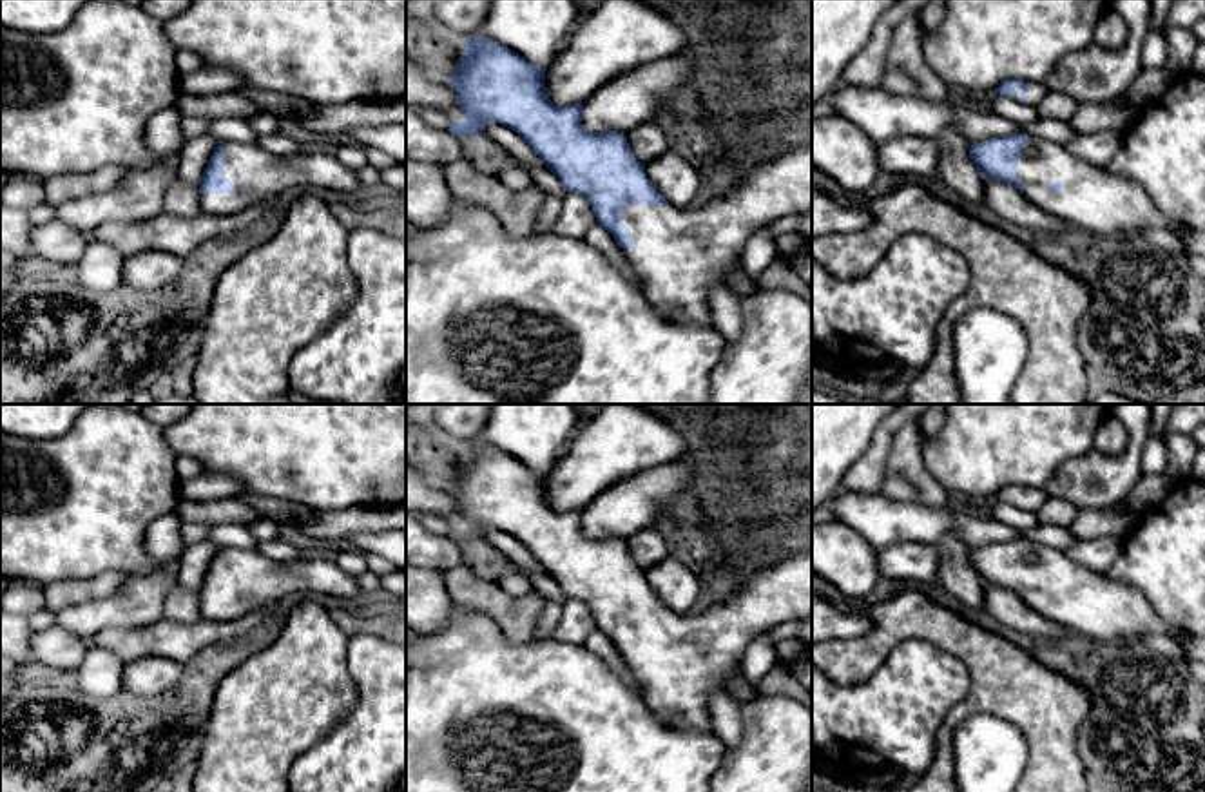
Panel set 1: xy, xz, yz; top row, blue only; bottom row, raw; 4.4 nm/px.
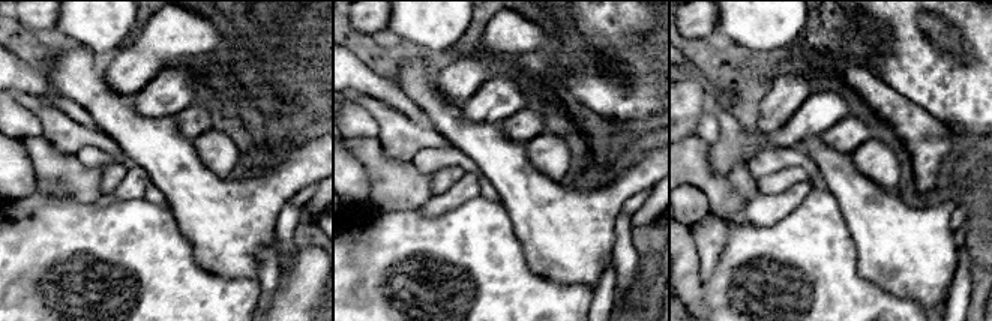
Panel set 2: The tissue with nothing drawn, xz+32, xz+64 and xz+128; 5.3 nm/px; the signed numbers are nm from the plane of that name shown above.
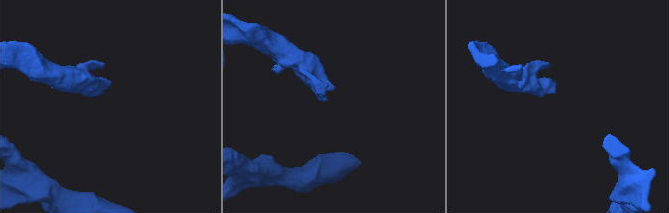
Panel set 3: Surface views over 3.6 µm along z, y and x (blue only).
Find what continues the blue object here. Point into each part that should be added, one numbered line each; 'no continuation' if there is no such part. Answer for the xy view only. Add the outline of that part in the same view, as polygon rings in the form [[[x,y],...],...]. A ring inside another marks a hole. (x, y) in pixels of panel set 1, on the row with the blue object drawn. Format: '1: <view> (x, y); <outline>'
1: xy (260, 176); [[[225,141],[225,178],[237,188],[236,194],[199,194],[201,212],[230,216],[245,208],[268,205],[283,192],[297,188],[326,188],[333,192],[359,192],[357,172],[330,152],[301,150],[294,156],[275,156],[259,145]]]

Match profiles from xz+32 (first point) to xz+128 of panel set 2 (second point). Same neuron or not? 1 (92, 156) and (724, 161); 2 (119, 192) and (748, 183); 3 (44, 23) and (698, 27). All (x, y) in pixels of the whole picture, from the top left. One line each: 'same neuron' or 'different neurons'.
1: different neurons
2: same neuron
3: same neuron

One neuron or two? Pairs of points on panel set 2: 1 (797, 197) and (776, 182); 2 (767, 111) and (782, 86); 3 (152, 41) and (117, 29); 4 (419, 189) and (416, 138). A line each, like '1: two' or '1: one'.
1: two
2: one
3: two
4: two

